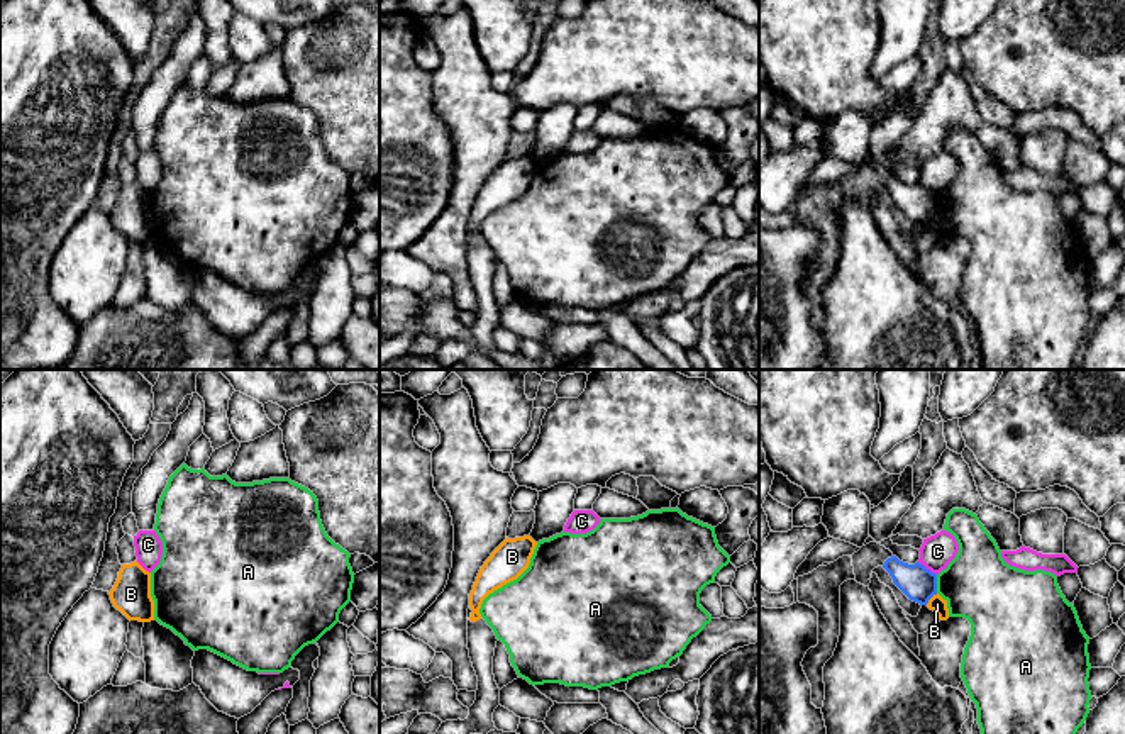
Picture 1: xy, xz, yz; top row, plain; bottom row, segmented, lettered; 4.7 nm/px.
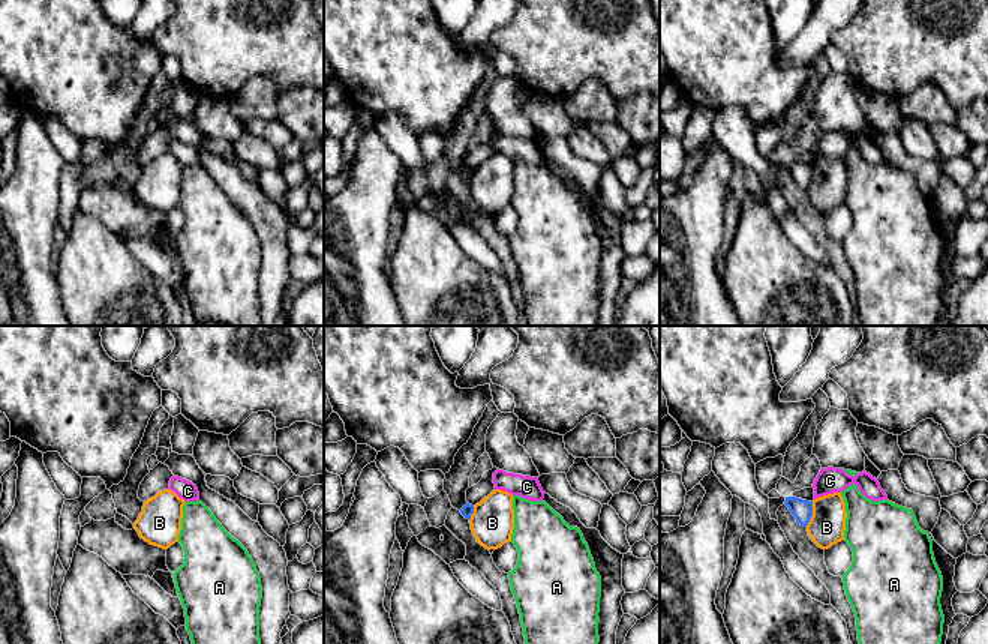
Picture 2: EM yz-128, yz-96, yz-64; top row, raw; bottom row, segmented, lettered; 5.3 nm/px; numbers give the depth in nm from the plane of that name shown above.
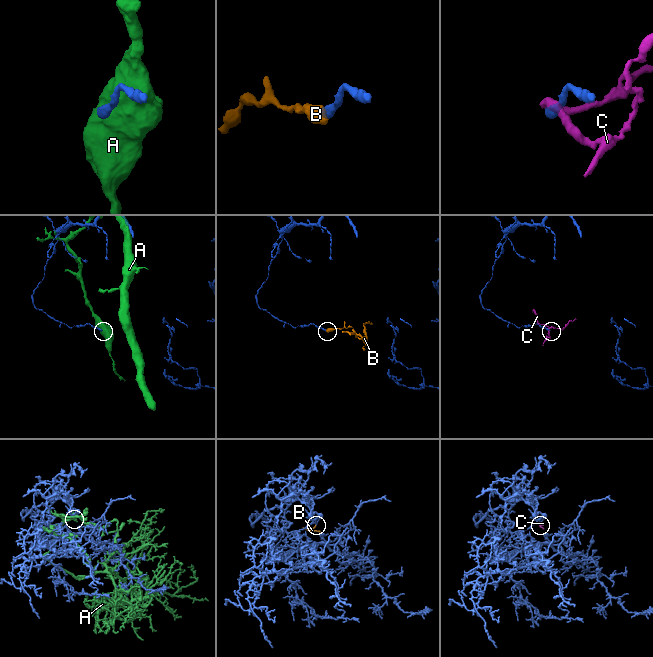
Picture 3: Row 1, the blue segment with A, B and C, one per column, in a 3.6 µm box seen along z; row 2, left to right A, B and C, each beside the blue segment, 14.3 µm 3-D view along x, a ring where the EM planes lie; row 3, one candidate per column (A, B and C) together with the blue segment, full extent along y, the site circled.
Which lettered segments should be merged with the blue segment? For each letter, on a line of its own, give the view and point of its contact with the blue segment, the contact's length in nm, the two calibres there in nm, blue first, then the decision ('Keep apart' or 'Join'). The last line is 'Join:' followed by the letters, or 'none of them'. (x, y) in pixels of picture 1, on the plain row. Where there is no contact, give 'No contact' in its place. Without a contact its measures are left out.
A: Touches blue at yz (936, 204). Shared border 90 nm. Thickness 160 nm (blue) against 340 nm. Keep apart
B: Touches blue at yz (931, 217). Shared border 80 nm. Thickness 160 nm (blue) against 80 nm. Keep apart
C: Touches blue at yz (925, 189). Shared border 110 nm. Thickness 160 nm (blue) against 160 nm. Keep apart
Join: none of them

